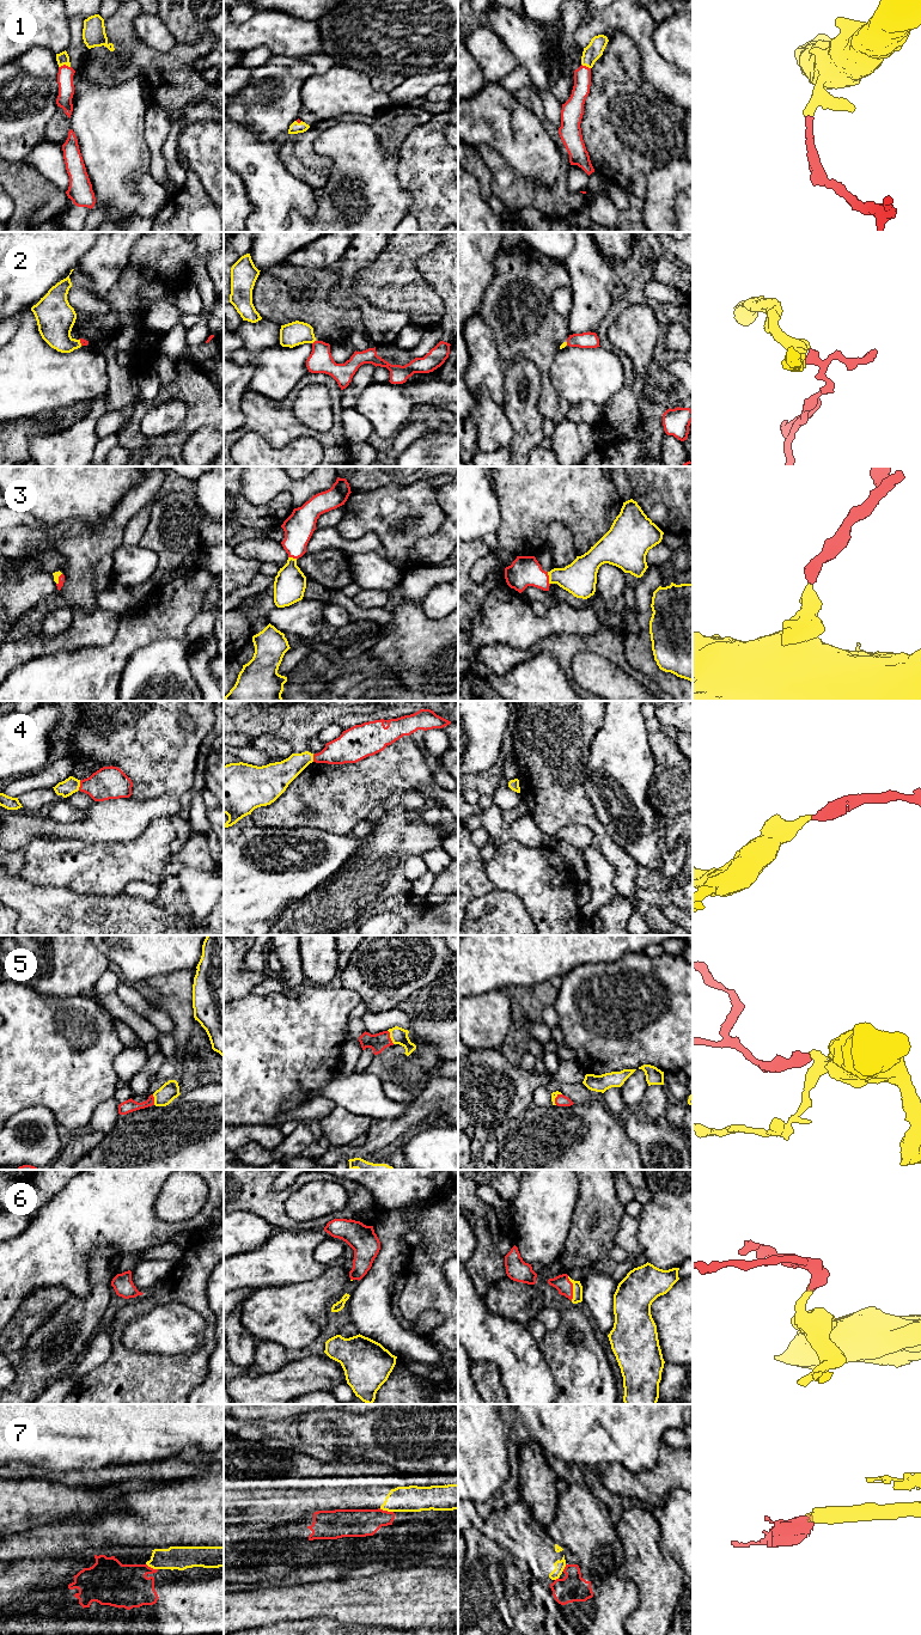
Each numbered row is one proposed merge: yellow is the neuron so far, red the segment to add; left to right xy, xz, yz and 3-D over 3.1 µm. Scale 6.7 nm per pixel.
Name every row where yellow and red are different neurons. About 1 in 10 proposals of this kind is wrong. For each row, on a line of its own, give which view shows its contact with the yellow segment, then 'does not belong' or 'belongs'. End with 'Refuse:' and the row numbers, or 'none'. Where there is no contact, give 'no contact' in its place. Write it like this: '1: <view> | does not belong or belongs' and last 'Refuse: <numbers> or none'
1: xy | belongs
2: xz | belongs
3: yz | belongs
4: xy | belongs
5: xz | belongs
6: yz | belongs
7: xz | does not belong
Refuse: 7

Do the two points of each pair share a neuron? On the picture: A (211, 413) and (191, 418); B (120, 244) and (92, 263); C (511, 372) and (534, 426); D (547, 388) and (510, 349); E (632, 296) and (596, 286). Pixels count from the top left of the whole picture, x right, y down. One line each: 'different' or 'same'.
A: same
B: same
C: same
D: same
E: different

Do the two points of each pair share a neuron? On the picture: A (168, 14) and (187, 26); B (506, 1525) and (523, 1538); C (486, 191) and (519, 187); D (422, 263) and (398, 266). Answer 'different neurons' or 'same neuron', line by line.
A: same neuron
B: same neuron
C: different neurons
D: different neurons

